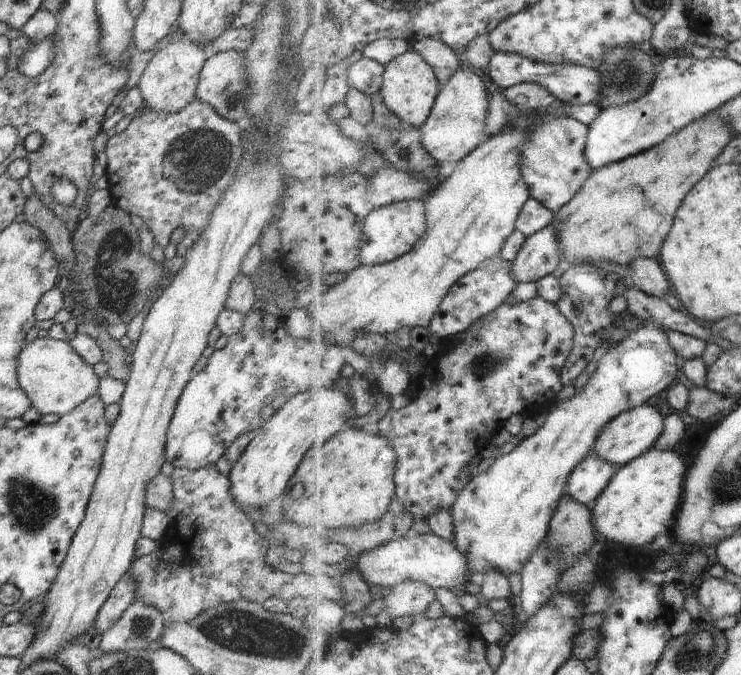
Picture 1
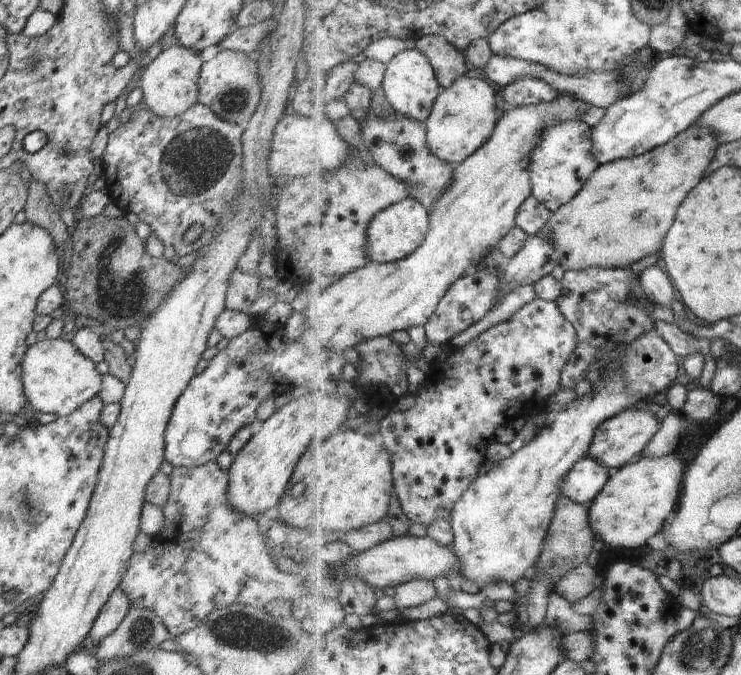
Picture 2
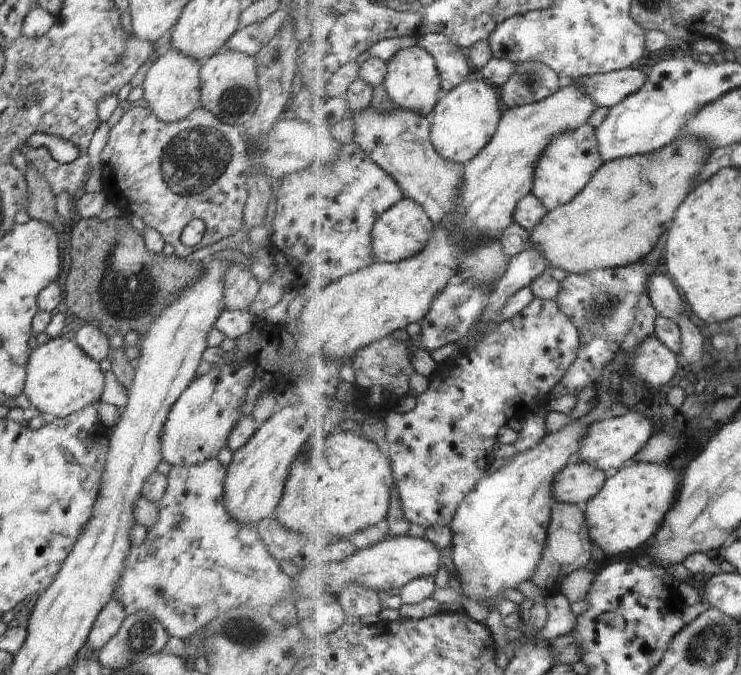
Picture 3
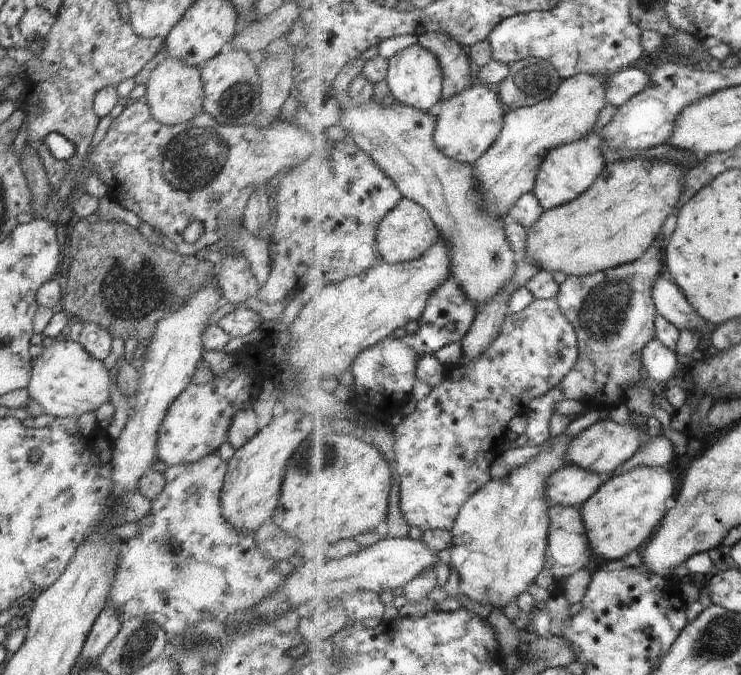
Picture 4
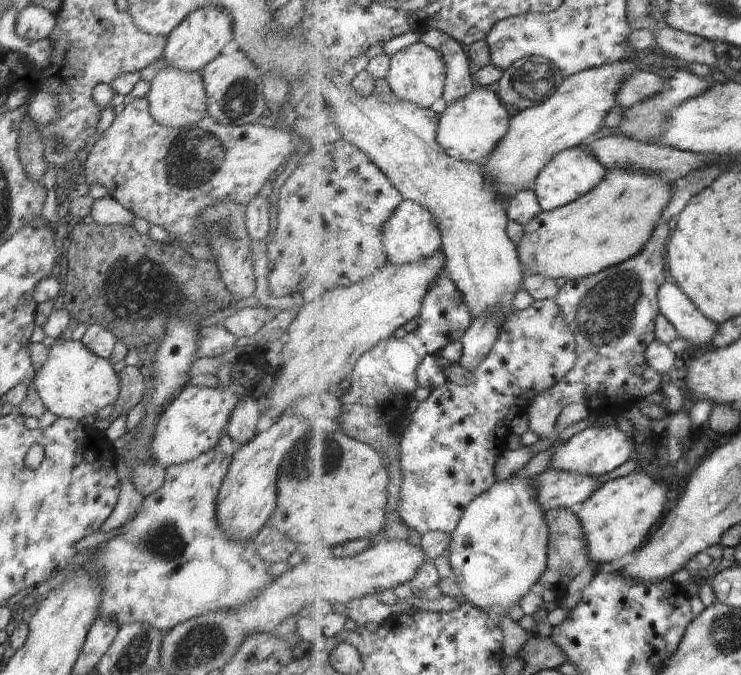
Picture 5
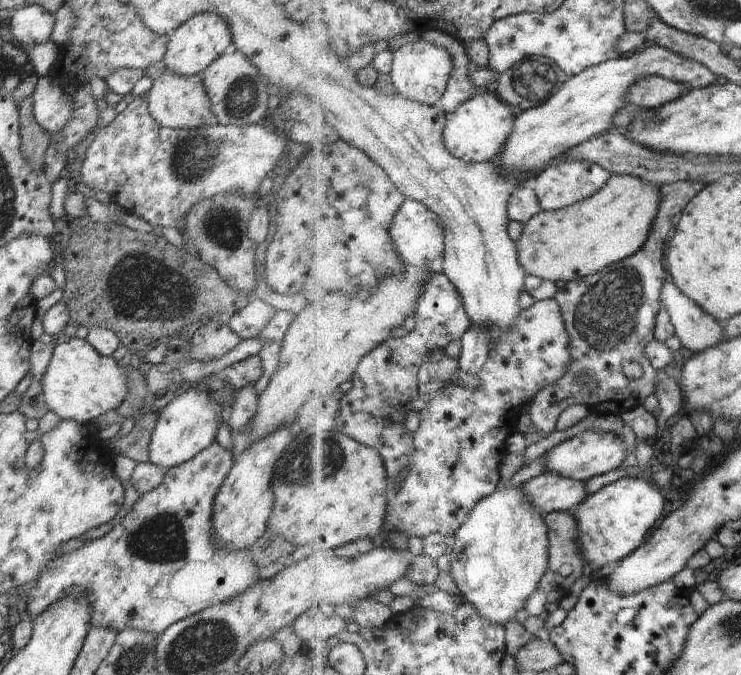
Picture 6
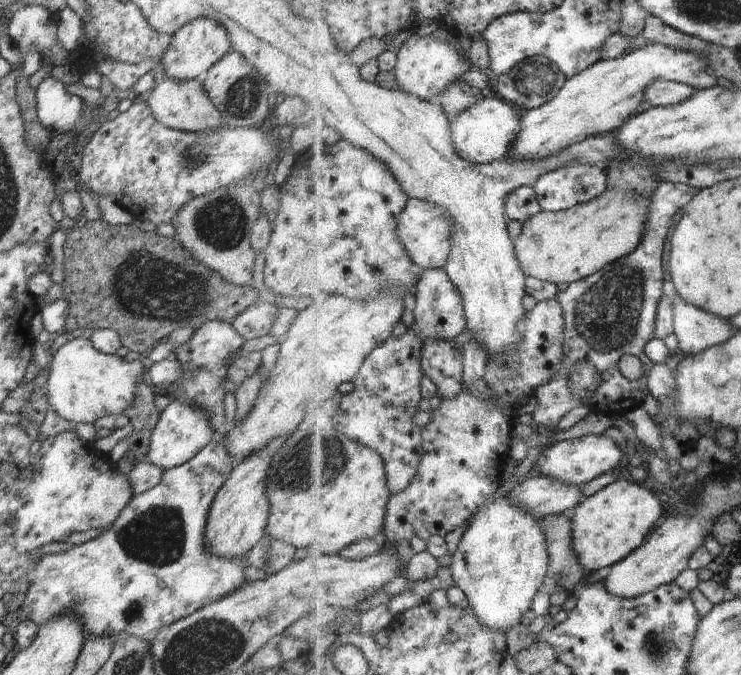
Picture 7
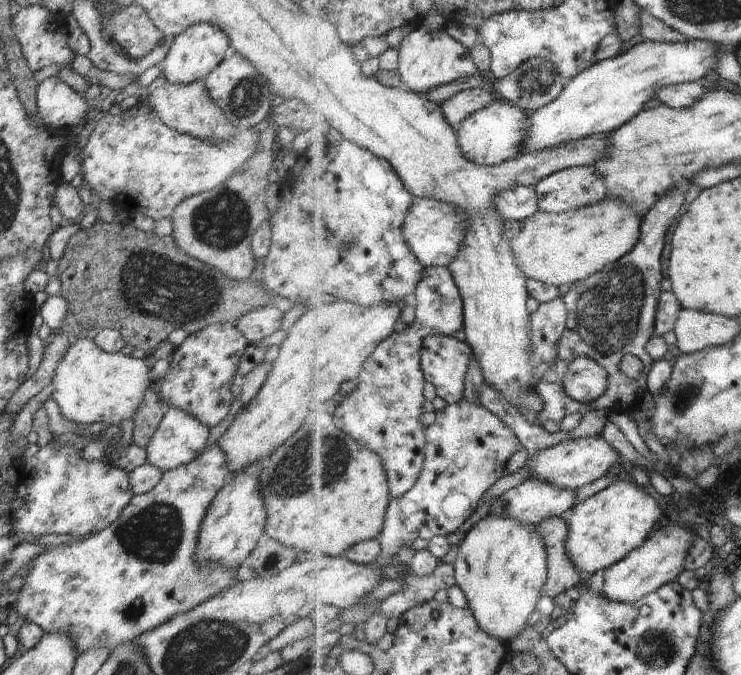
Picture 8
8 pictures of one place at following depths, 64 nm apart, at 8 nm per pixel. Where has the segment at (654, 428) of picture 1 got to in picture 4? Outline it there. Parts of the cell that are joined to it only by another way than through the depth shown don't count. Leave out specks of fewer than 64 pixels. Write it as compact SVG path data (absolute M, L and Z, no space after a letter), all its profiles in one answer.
M633 414L629 425L617 424L610 418L601 419L572 438L569 446L568 465L578 465L583 469L598 472L601 475L614 475L622 465L625 465L640 450L647 433L644 420Z

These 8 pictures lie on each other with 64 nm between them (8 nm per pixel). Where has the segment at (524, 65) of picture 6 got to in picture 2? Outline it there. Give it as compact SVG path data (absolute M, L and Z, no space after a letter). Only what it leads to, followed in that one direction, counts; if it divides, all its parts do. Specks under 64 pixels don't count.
M536 75L520 77L513 84L508 85L503 93L511 108L552 102L561 95L555 86Z

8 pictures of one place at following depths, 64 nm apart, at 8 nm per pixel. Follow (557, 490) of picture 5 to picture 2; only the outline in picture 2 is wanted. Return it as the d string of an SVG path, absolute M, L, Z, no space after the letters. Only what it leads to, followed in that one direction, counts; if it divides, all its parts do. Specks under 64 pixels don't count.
M581 458L570 470L561 494L590 506L603 492L614 472L595 458Z

